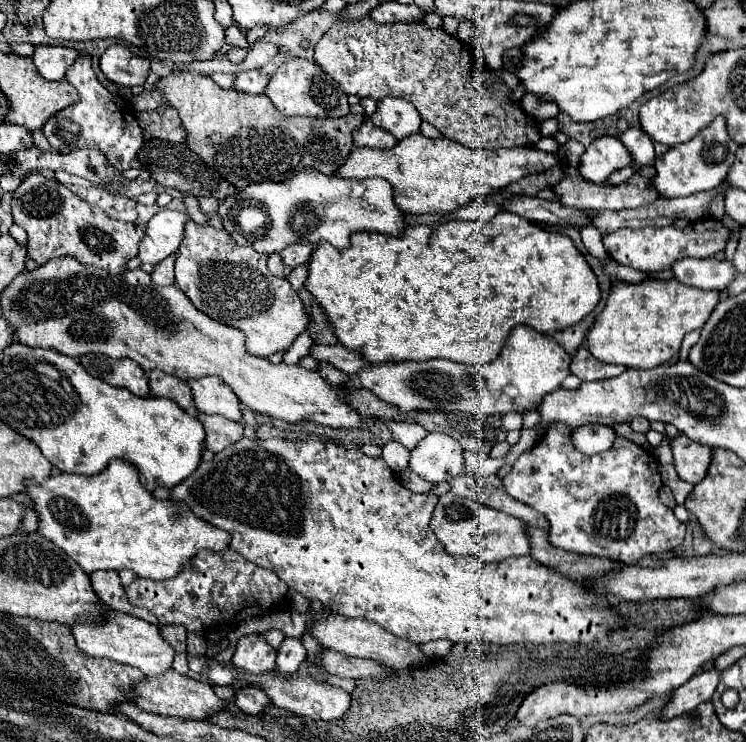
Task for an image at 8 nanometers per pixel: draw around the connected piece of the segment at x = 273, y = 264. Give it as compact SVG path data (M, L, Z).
M271 254L271 256L269 256L269 270L271 270L275 276L285 276L285 278L287 278L289 272L291 272L291 268L283 264L281 254Z

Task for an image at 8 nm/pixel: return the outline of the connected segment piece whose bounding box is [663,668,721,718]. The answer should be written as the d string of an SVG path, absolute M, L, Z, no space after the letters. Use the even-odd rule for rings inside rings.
M717 668L703 670L701 674L697 672L691 680L687 680L681 688L673 692L671 702L663 708L663 718L681 716L683 712L695 710L701 702L711 700L719 680L721 680L721 670Z

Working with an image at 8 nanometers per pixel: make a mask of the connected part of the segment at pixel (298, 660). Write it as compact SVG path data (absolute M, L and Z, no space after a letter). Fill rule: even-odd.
M285 638L281 650L277 650L277 672L295 674L303 660L307 658L307 648L301 638Z

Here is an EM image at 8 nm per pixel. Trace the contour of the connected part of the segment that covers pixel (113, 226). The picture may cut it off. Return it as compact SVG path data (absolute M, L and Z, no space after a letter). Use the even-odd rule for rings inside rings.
M29 176L13 194L13 218L15 222L25 228L29 236L29 256L37 262L49 262L51 258L59 256L73 256L81 264L97 266L107 270L109 274L123 274L127 272L127 262L137 256L137 246L145 236L145 230L139 224L129 224L107 216L99 206L87 204L77 194L73 194L67 186L59 184L57 180L45 180L43 176Z

